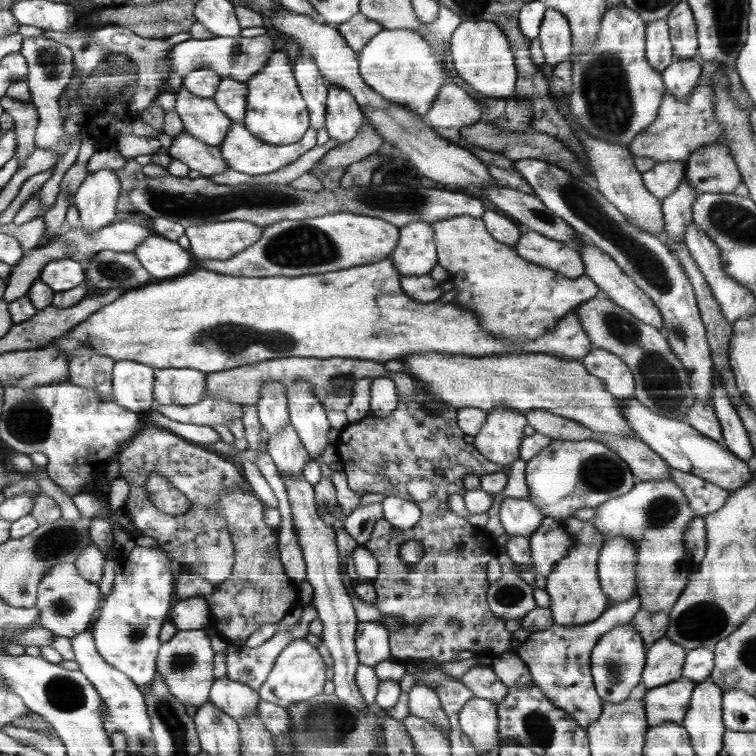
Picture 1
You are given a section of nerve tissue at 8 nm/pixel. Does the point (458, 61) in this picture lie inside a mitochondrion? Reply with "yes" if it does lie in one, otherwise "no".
no

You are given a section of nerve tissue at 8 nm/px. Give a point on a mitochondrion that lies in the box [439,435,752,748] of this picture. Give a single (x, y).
(702, 620)

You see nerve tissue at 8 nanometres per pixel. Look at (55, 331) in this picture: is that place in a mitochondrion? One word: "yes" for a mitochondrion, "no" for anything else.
no

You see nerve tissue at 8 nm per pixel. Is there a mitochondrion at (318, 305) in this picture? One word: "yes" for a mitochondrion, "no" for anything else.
no

